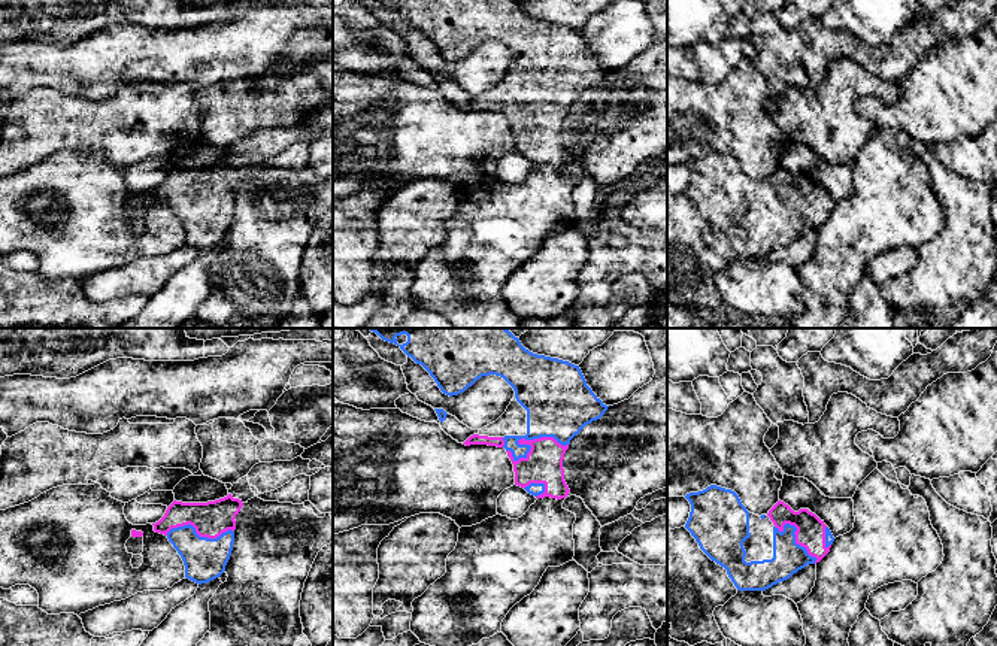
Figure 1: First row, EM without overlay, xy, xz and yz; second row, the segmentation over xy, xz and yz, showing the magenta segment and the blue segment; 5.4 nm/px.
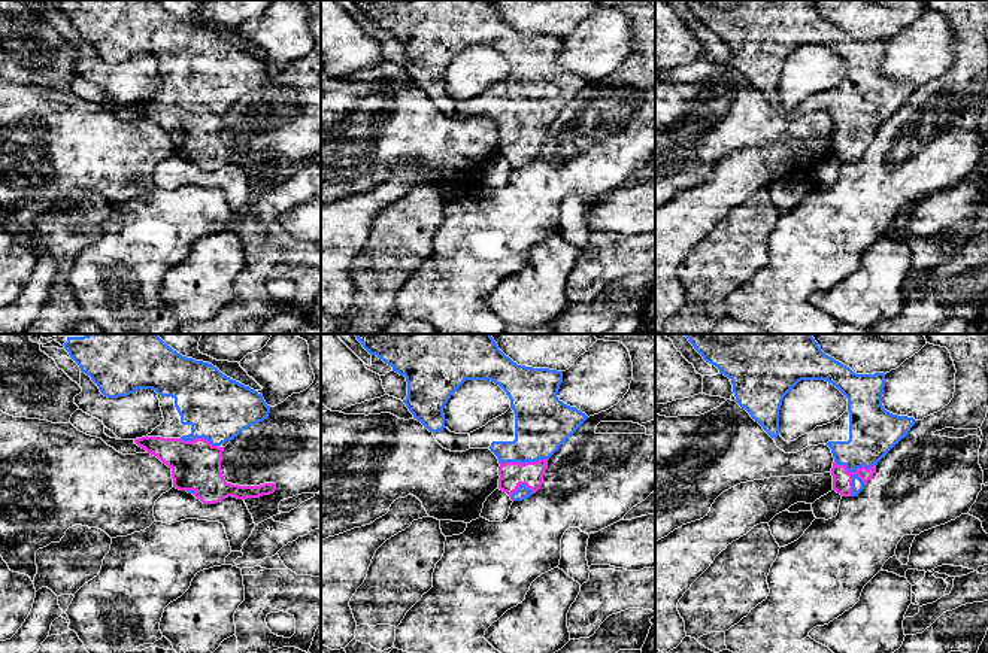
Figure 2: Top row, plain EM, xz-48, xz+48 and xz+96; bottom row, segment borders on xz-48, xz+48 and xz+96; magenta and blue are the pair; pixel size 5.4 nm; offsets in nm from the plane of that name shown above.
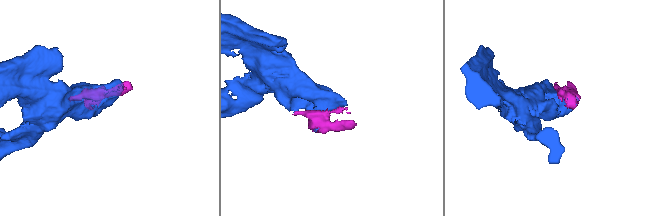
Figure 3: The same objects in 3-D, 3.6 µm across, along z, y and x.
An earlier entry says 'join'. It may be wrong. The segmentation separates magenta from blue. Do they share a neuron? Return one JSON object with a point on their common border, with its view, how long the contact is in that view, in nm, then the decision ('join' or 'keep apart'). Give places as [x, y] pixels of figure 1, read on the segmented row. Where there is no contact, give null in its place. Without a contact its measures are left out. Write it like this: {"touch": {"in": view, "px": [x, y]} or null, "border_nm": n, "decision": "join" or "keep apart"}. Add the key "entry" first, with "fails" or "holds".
{"entry": "holds", "touch": {"in": "xz", "px": [521, 439]}, "border_nm": 340, "decision": "join"}

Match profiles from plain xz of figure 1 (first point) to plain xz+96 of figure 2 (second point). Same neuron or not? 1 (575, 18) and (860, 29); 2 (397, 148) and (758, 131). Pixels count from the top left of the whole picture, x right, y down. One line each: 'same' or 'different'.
1: same
2: same

